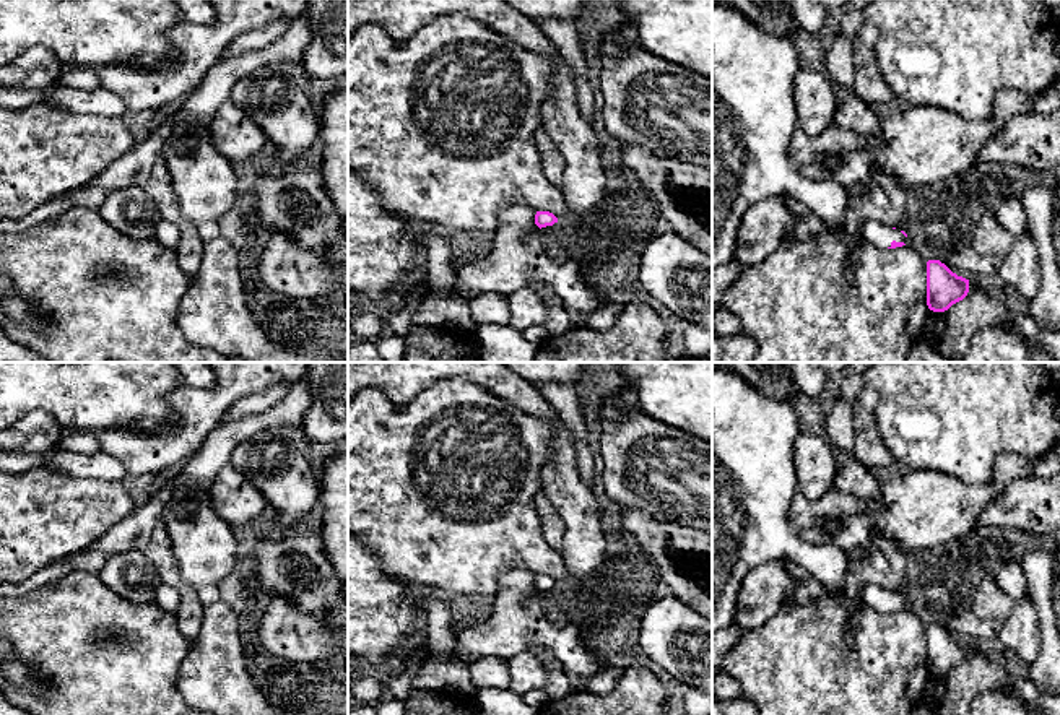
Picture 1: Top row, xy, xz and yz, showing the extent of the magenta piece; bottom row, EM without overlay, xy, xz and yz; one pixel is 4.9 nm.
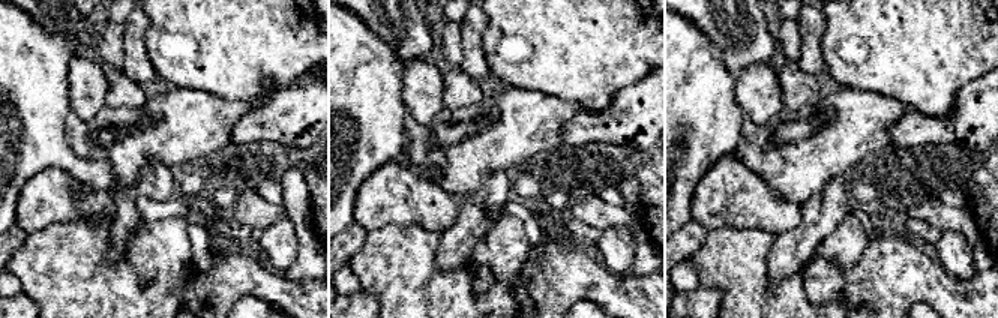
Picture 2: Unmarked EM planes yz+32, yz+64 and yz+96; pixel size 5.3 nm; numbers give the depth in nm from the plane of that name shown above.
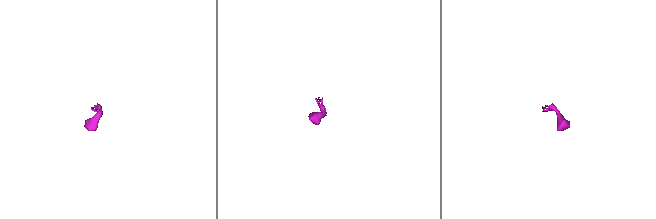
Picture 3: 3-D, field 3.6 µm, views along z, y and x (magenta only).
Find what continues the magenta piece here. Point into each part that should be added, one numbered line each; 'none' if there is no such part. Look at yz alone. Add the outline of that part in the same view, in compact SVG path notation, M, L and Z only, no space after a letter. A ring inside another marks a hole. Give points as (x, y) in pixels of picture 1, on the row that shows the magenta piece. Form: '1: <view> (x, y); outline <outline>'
1: yz (881, 236); outline M873 219L862 223L860 234L865 240L871 242L878 249L891 247L893 240L904 244L907 240L907 237L901 231Z

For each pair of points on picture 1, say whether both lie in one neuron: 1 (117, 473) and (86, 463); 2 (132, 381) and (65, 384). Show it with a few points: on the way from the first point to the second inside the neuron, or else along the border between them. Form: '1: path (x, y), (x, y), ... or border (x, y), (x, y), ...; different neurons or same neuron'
1: path (109, 468), (95, 465); same neuron
2: path (116, 381), (82, 381); same neuron

